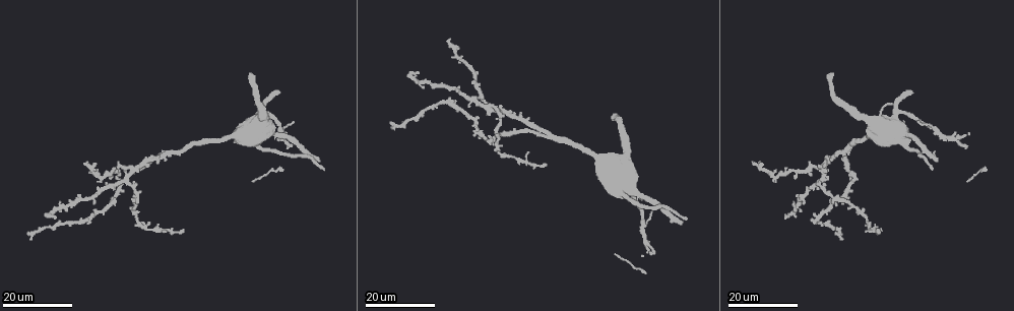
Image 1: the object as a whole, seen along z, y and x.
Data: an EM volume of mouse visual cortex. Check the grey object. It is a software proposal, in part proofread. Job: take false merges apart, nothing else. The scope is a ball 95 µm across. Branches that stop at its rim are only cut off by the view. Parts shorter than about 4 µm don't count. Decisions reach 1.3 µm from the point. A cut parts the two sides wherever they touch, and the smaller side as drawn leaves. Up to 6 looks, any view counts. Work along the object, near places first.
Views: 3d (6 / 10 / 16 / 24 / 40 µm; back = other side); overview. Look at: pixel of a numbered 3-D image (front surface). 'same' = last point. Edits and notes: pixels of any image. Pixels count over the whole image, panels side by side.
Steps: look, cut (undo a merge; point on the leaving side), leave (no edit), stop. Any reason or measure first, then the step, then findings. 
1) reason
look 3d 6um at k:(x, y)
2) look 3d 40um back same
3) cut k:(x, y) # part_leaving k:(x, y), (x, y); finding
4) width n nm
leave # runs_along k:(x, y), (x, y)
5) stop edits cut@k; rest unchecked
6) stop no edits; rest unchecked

look 3d 24um at 1:(646, 225)

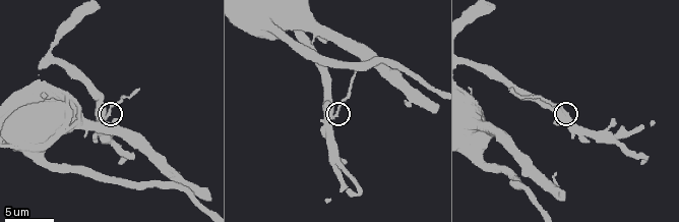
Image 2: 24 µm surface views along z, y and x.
look 3d 10um at 2:(566, 114)

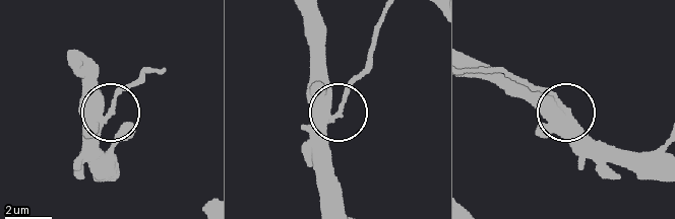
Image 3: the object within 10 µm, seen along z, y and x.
look 3d 6um at 3:(111, 113)

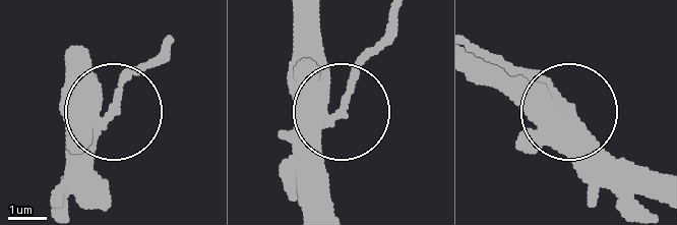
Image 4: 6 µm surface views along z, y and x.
cut 4:(129, 79) # part_leaving 4:(108, 112), (124, 80), (166, 48); a second neuron is stuck on

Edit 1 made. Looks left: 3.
look 3d 10um at 2:(52, 56)

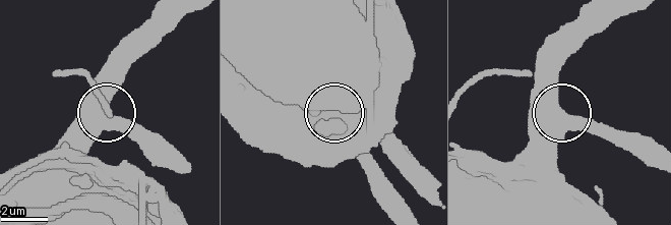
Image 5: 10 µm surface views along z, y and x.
side_arm 9 um
leave # one neuron here

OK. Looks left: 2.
stop edits cut@4; rest unchecked

